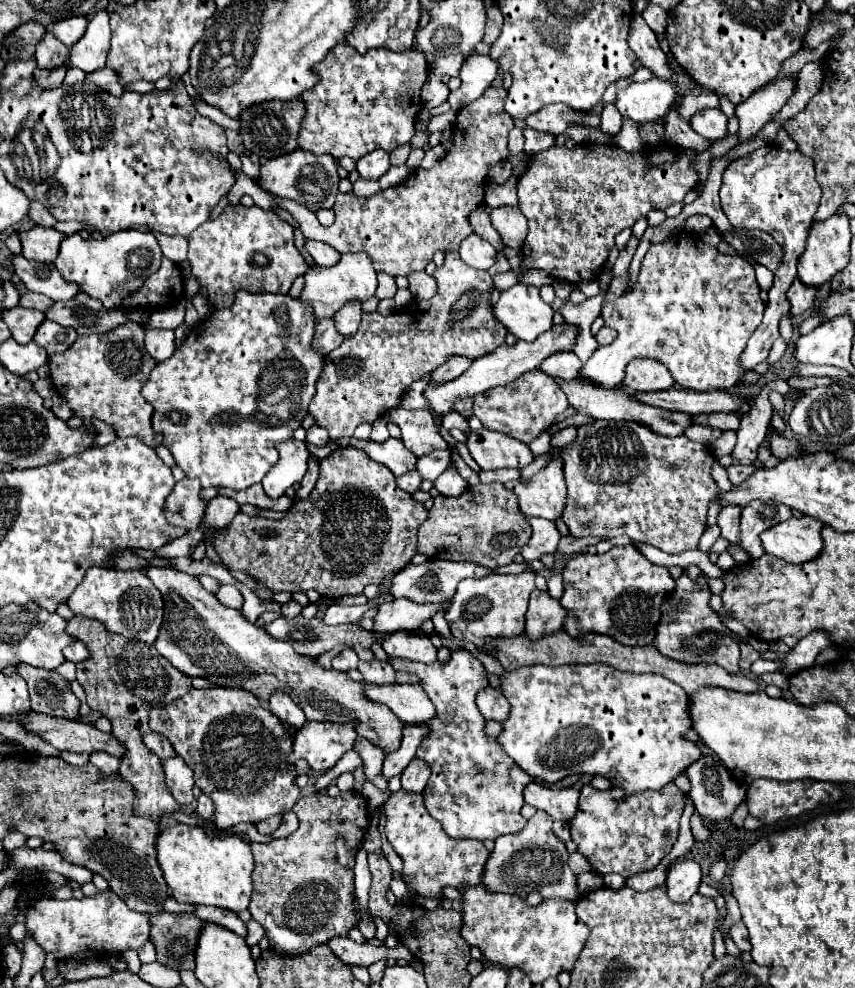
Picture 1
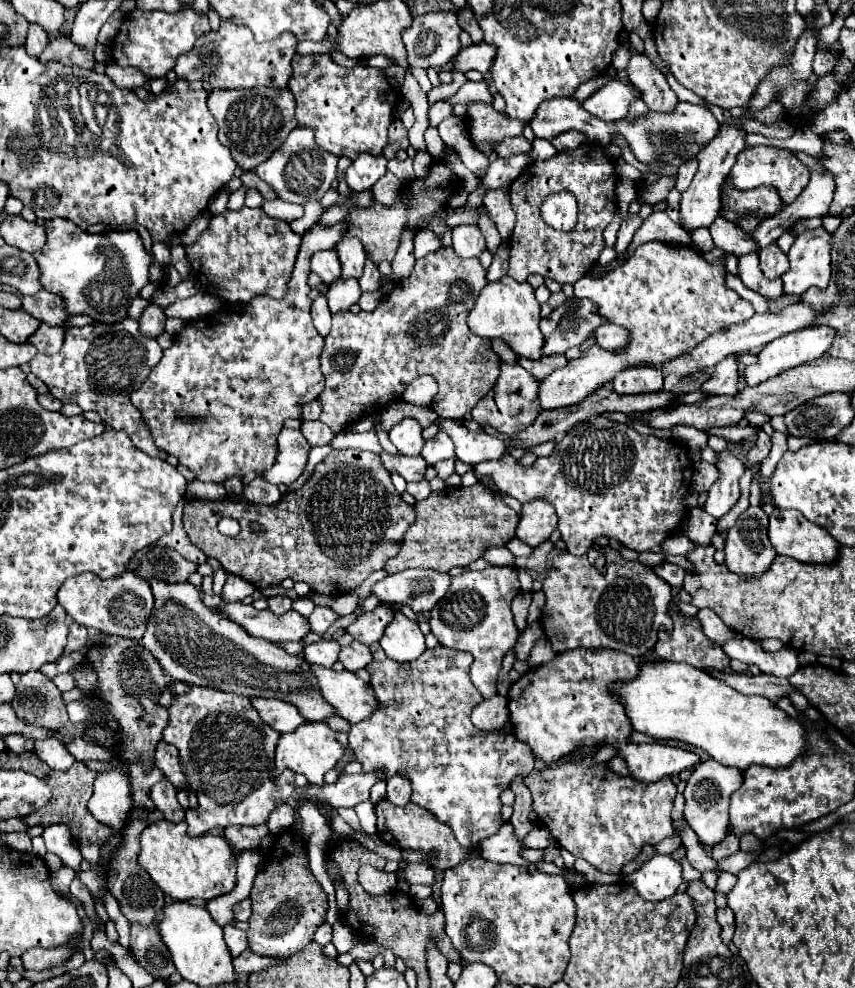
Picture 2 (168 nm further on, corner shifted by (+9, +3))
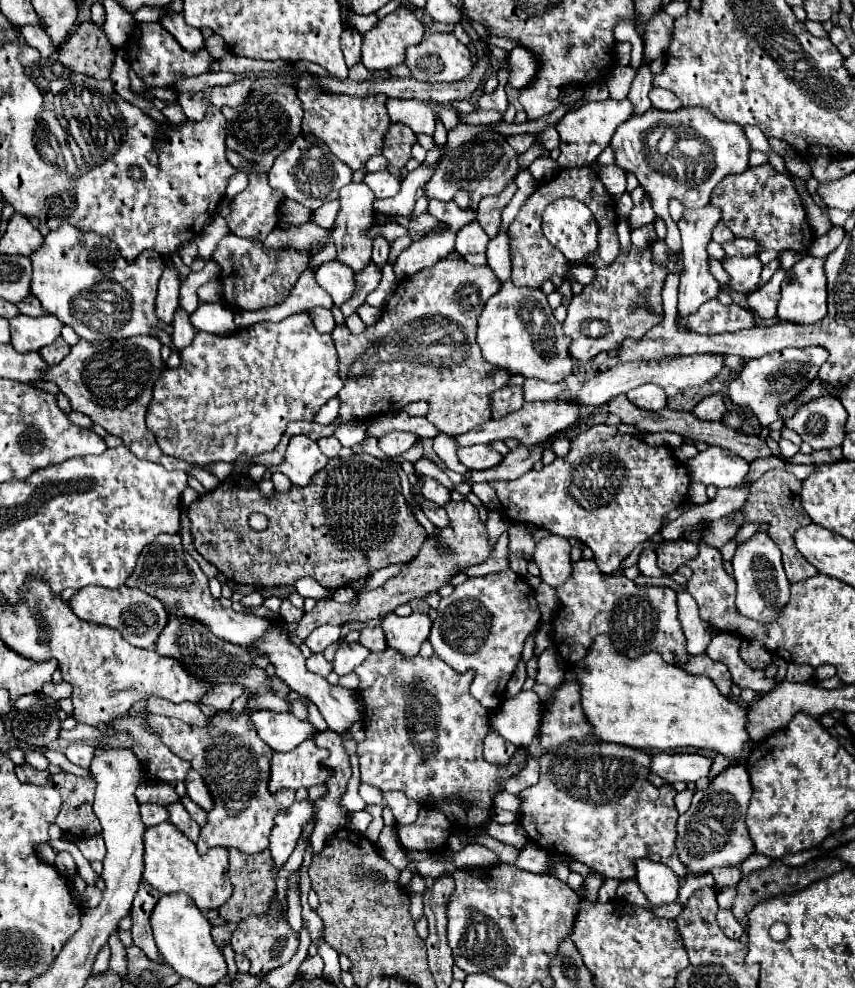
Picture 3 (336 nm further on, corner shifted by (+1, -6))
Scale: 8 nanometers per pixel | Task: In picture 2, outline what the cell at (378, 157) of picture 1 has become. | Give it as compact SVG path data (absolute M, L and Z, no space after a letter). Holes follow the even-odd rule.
M361 152L347 168L345 180L351 190L363 192L363 190L369 190L385 172L387 172L387 160L383 156Z

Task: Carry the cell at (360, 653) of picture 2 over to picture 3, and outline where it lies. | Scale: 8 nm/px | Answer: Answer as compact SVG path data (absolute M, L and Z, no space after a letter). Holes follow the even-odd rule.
M343 641L343 643L339 645L339 649L335 651L333 671L335 671L337 675L347 675L347 673L351 673L357 665L361 665L361 663L367 659L367 655L369 655L369 651L367 651L363 645L359 645L359 643L349 645L349 643Z

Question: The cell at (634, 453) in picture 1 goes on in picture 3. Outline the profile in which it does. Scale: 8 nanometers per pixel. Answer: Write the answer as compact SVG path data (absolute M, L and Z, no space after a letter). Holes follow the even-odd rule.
M593 425L571 439L571 451L565 457L557 457L541 471L529 471L515 481L489 483L501 503L503 515L513 523L543 527L555 535L583 541L595 553L595 563L603 573L615 573L621 561L651 535L659 533L663 517L687 501L689 479L687 467L681 465L673 449L649 447L633 435L619 435L617 427Z

